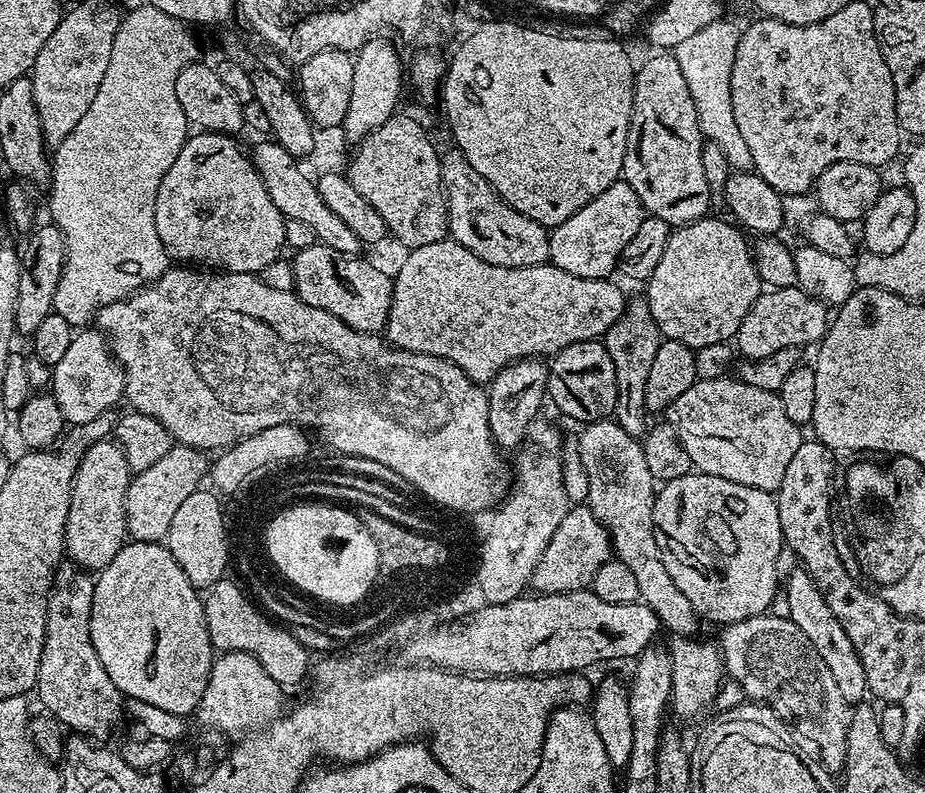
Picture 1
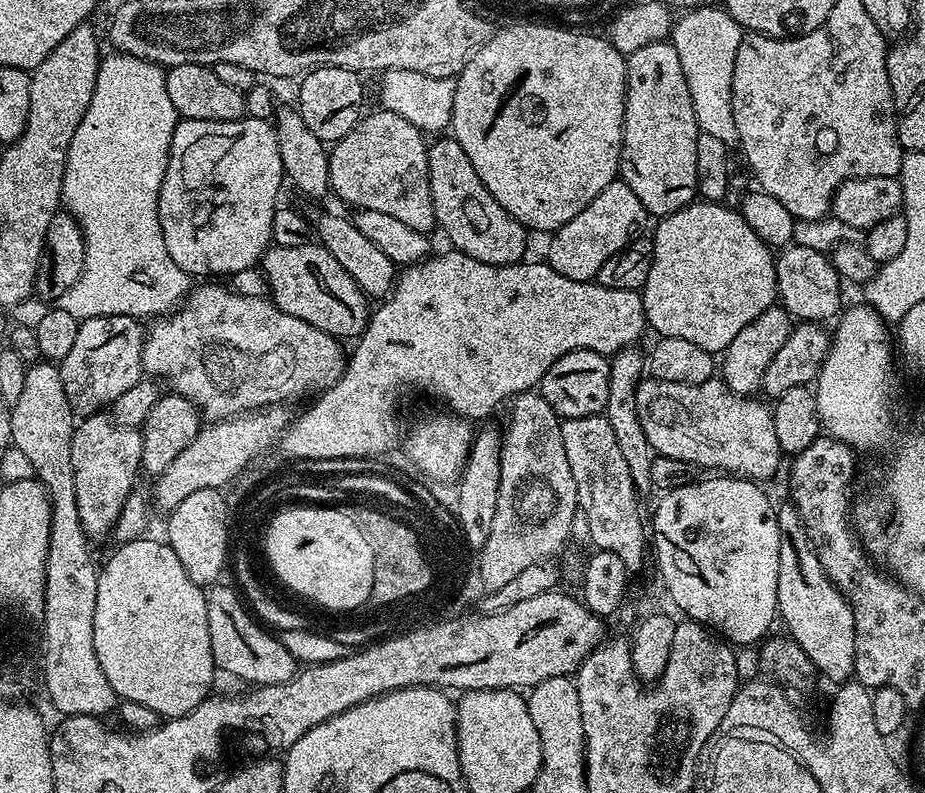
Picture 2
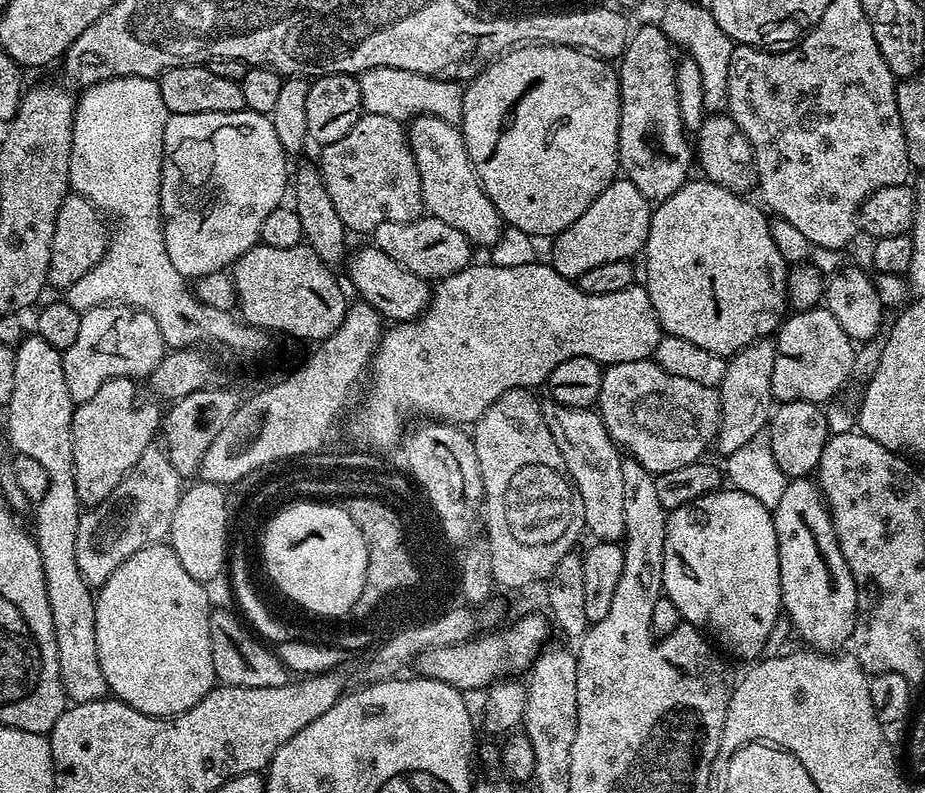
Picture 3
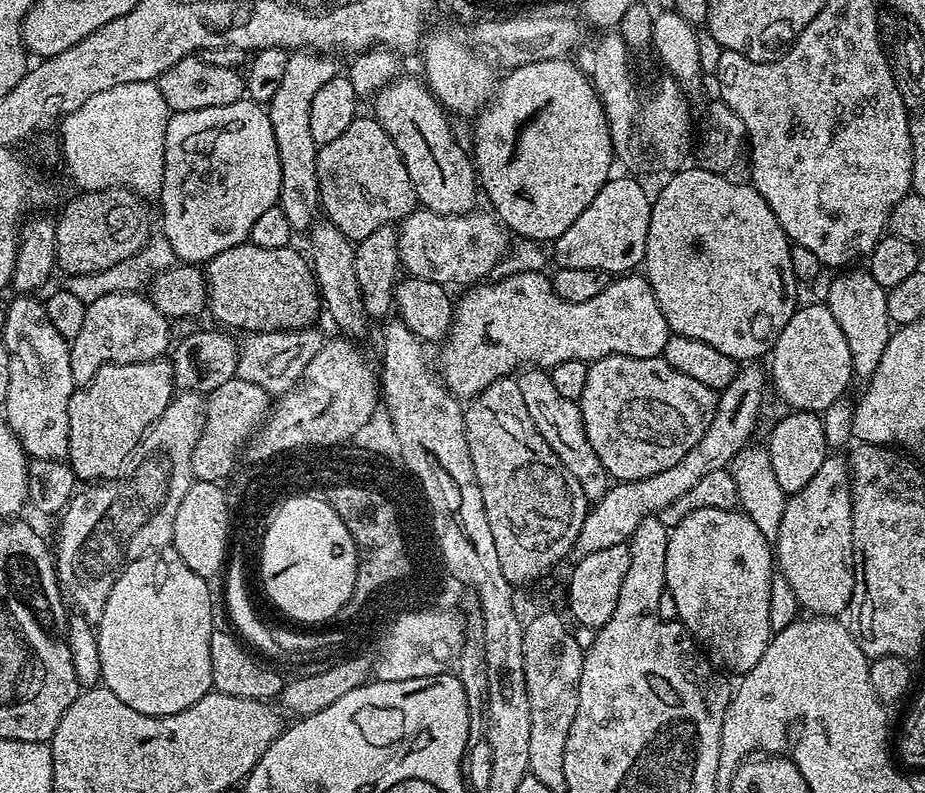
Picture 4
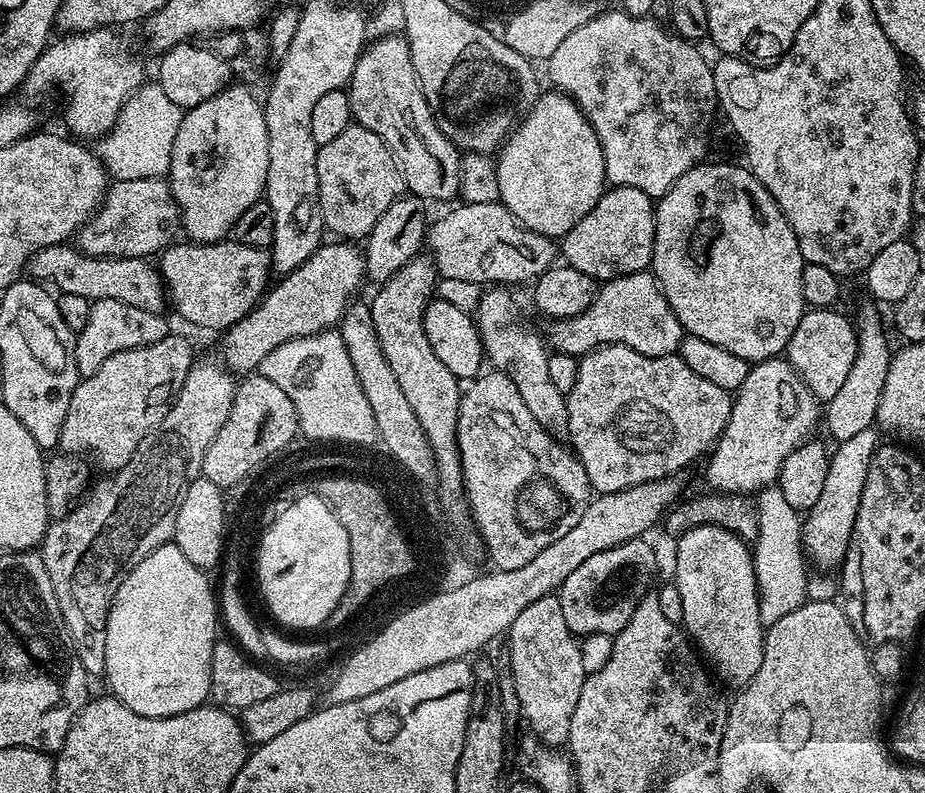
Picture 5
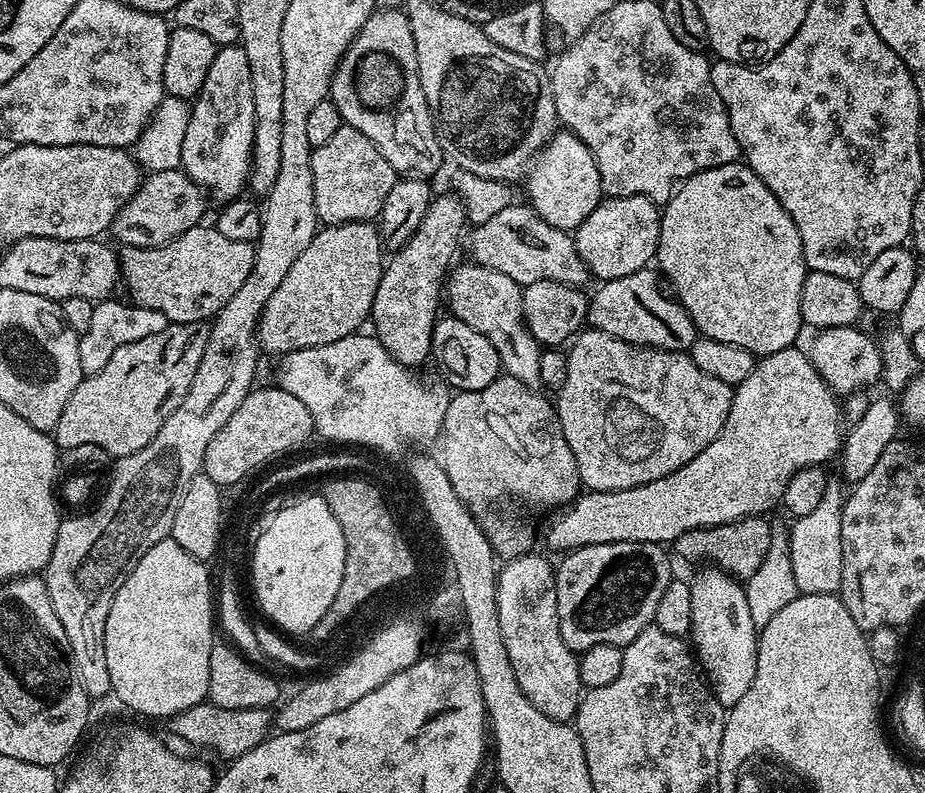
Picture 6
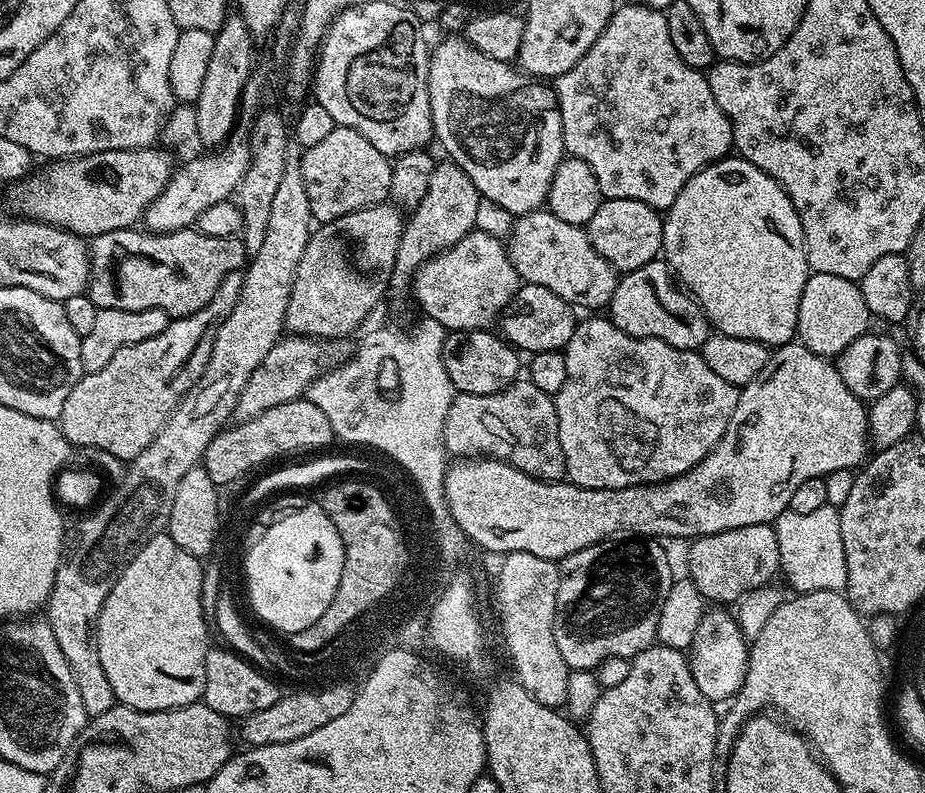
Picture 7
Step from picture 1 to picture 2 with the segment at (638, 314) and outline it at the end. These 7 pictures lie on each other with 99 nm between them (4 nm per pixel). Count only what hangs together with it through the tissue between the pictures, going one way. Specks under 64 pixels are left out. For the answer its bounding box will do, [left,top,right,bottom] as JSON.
[606,347,654,490]

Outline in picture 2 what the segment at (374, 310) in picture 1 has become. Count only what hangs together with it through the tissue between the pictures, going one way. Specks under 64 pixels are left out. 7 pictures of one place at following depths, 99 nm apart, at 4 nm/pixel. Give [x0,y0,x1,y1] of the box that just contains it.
[262,242,370,338]

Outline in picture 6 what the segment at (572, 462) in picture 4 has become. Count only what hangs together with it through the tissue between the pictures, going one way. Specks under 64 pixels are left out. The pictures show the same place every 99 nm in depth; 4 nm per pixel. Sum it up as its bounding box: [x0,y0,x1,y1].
[446,262,542,389]

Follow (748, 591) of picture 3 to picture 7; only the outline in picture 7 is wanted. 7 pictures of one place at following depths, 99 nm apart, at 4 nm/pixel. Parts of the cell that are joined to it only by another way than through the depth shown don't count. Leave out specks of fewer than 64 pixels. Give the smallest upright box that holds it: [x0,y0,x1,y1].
[690,611,750,706]

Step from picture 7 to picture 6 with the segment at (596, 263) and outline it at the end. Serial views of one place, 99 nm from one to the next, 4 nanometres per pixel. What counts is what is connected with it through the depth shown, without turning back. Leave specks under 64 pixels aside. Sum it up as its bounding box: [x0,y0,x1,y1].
[472,202,590,286]

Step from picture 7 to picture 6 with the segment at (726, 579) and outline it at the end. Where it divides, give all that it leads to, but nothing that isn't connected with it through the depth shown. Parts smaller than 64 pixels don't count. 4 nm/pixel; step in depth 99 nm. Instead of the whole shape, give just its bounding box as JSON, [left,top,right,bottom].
[674,516,774,578]

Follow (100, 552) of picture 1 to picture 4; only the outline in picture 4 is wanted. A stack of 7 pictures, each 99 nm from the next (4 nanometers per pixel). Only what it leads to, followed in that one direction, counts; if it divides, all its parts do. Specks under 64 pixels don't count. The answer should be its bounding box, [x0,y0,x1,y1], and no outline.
[67,359,173,482]

